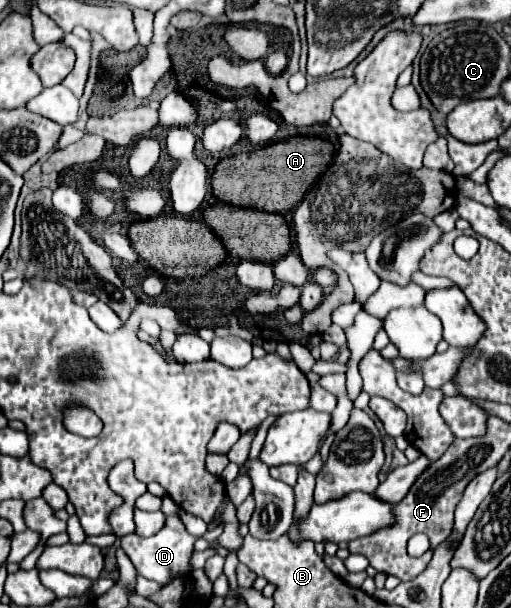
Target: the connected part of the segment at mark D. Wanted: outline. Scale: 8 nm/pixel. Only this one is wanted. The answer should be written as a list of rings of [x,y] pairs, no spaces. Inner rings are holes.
[[[164,497],[164,505],[162,509],[168,513],[168,521],[166,525],[152,537],[138,537],[136,533],[130,533],[130,535],[124,535],[122,537],[122,549],[126,551],[126,555],[130,557],[130,561],[134,563],[136,571],[140,577],[144,579],[150,579],[150,581],[156,581],[158,585],[168,585],[172,583],[174,579],[188,579],[190,573],[192,573],[192,567],[186,563],[192,559],[192,553],[194,553],[194,543],[198,537],[190,535],[186,531],[186,527],[182,525],[182,521],[176,517],[176,511],[178,507],[174,505],[174,501],[170,497]],[[186,567],[186,569],[184,569]]]

